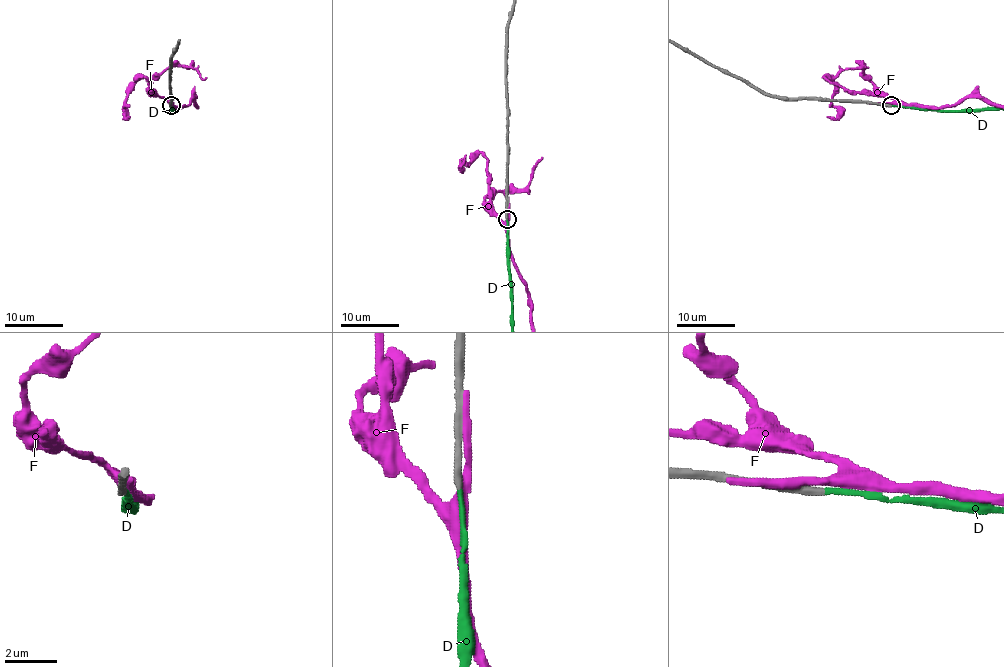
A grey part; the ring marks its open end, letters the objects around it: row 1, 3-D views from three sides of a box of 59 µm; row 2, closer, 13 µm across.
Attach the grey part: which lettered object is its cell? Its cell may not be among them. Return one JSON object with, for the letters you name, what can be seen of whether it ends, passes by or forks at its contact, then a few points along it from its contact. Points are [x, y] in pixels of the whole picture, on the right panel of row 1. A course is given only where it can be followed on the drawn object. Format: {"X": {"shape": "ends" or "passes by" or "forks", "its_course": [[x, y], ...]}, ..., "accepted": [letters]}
{"D": {"shape": "ends"}, "accepted": ["D"]}

